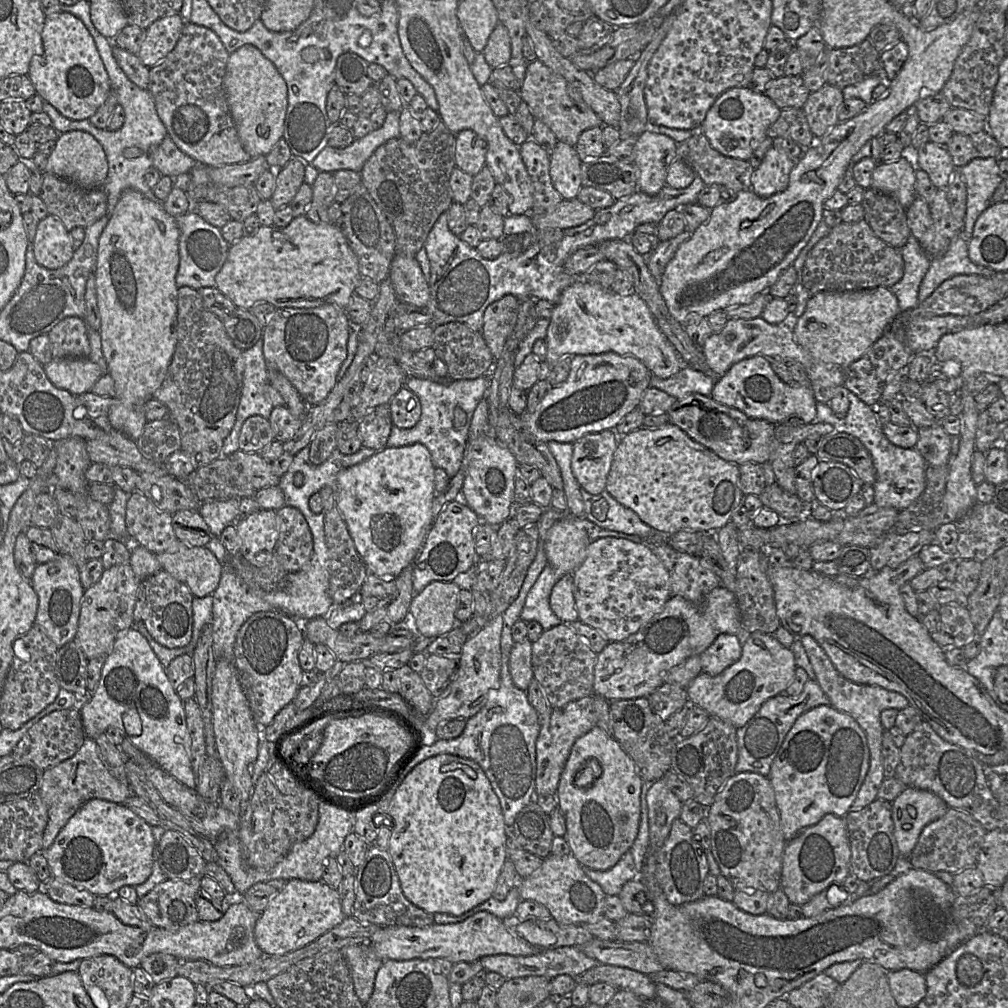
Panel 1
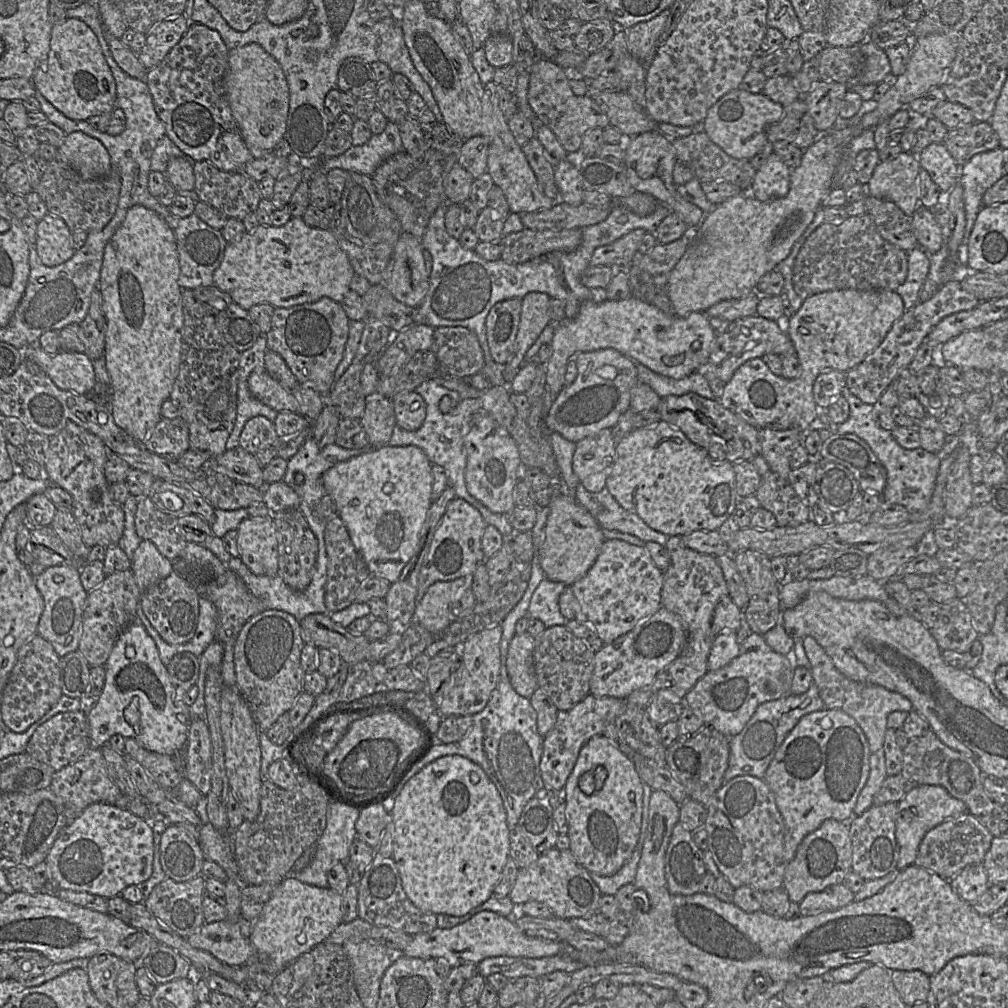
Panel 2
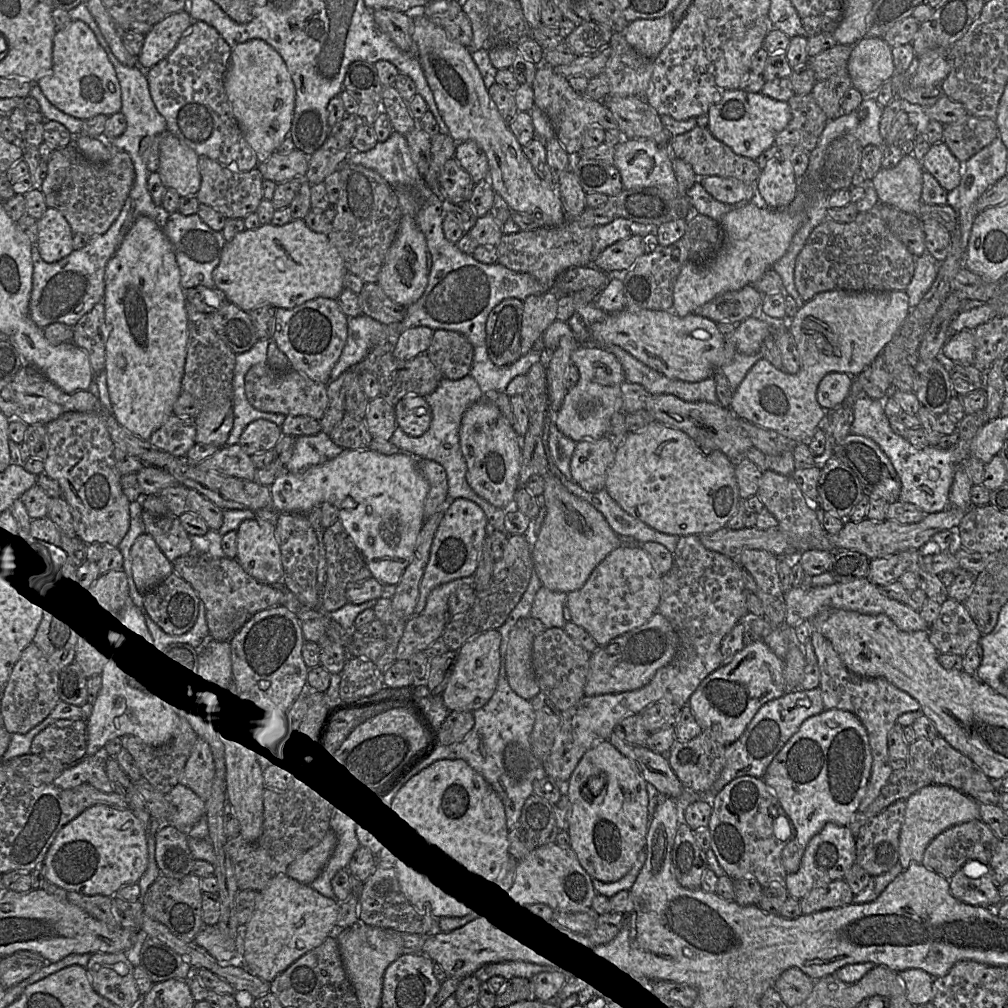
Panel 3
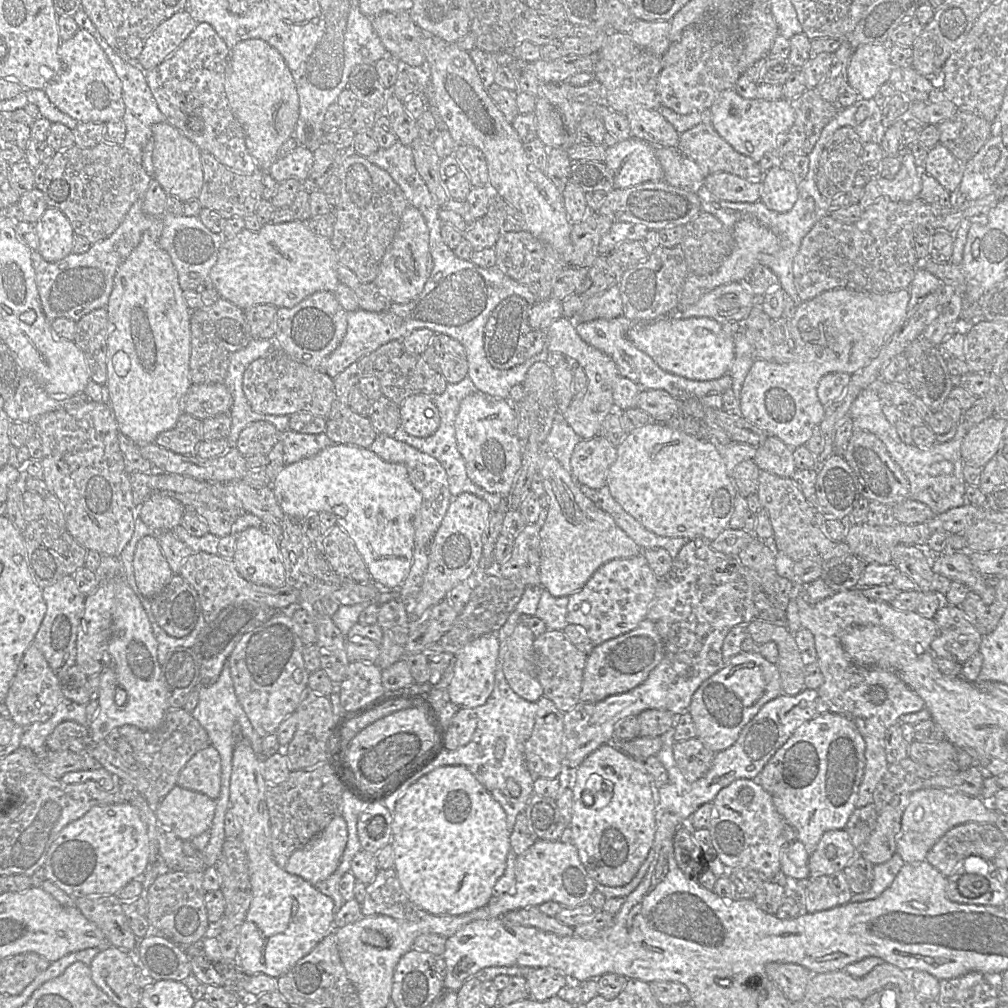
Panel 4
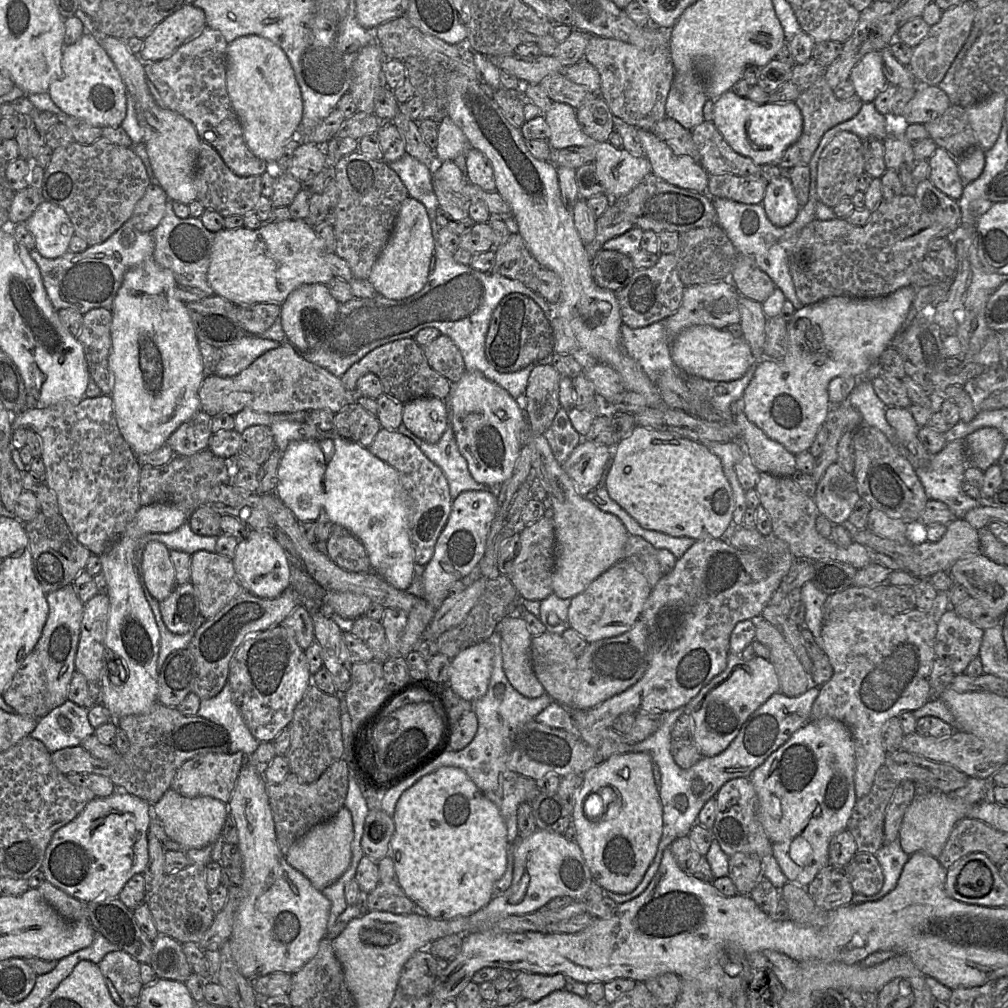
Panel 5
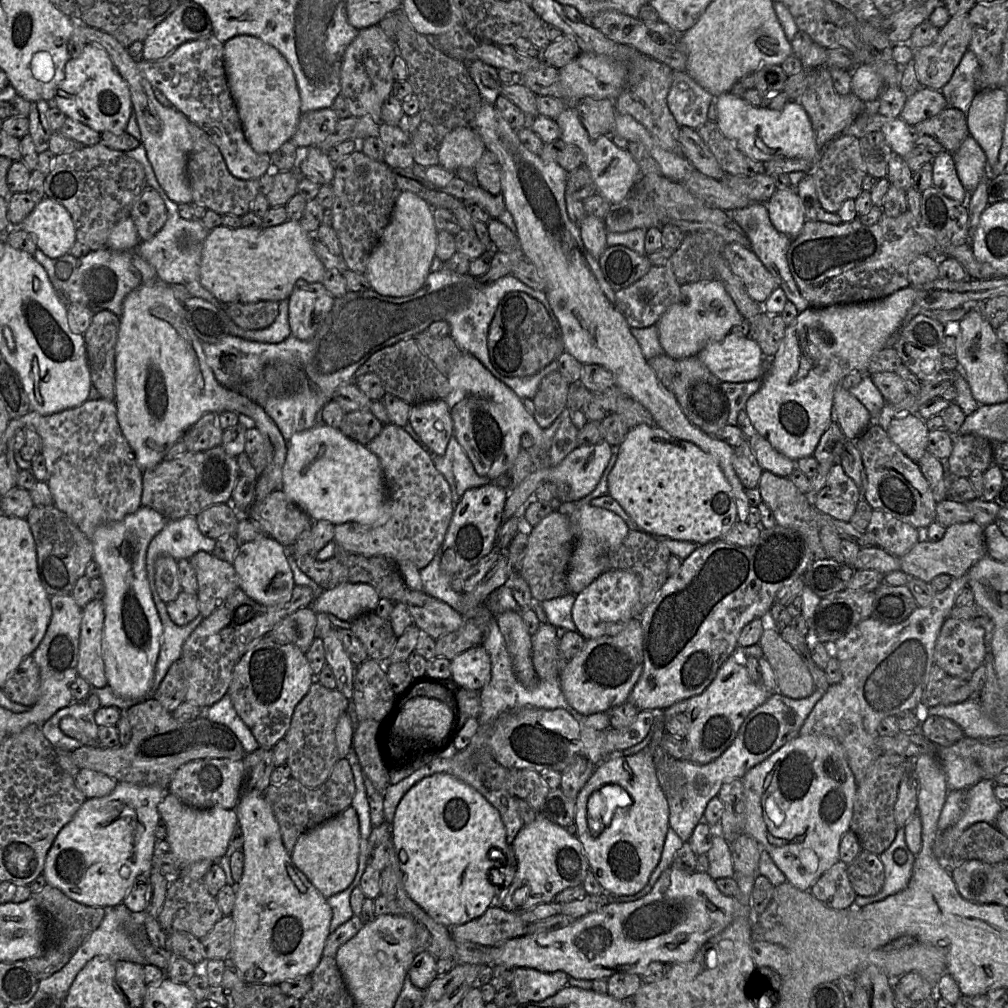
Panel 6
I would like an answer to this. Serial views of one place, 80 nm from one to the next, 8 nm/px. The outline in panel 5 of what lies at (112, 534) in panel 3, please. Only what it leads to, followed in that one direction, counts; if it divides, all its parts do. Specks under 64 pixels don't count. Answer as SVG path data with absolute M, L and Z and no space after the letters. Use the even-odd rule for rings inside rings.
M100 395L95 398L83 397L77 401L62 401L51 405L47 408L25 408L19 413L11 415L12 432L18 428L32 429L37 432L42 439L42 454L41 458L46 469L45 483L52 490L58 500L60 514L67 523L73 536L85 546L91 553L101 555L121 536L127 525L134 519L139 510L139 473L140 465L137 462L136 454L124 440L117 425L117 421L113 409L113 401L110 395Z

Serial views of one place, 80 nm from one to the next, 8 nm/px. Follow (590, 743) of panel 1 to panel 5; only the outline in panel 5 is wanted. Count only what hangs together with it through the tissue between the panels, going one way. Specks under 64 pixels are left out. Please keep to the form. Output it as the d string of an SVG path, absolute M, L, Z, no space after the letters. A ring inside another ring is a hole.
M648 752L613 755L586 771L582 776L583 782L572 812L576 843L596 883L604 890L614 893L630 893L642 881L653 862L664 829L660 785L655 781L652 757ZM606 786L617 789L617 798L620 798L622 803L619 814L614 818L608 818L603 806L601 816L592 816L591 811L596 810L597 801L589 800L589 795L597 794Z

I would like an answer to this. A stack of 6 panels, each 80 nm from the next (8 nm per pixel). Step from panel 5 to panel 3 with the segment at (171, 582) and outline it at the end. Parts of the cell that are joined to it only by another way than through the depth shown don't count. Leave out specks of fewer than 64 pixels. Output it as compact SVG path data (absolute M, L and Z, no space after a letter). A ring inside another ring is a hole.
M149 534L137 538L131 549L131 557L133 580L142 595L156 588L174 572L173 563Z

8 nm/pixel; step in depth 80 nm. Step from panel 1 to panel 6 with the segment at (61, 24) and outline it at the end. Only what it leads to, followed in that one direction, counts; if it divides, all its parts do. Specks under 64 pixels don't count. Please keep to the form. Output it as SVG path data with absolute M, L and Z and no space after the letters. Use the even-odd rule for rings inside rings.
M87 43L82 53L65 64L64 79L58 85L53 102L68 118L102 133L125 132L132 113L128 84L120 76L107 52L96 44Z

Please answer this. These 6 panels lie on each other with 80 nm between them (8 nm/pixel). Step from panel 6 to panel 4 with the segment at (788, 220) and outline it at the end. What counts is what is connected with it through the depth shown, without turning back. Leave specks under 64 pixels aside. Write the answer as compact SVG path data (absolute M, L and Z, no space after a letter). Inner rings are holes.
M781 164L762 175L761 181L761 201L769 209L786 212L795 206L800 185Z

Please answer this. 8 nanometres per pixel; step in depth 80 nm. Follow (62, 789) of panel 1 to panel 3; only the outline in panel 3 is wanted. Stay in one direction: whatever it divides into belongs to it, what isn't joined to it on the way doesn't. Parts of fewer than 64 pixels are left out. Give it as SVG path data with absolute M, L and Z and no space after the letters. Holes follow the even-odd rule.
M102 754L87 755L74 765L67 767L53 784L64 790L88 783L104 793L115 792L106 773L106 757Z

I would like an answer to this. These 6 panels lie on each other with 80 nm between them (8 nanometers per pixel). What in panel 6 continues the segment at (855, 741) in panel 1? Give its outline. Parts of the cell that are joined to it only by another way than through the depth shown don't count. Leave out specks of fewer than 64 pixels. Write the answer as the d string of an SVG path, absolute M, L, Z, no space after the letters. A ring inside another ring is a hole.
M797 735L764 761L748 770L742 777L742 782L746 805L745 834L752 837L770 854L772 860L786 876L788 882L800 890L809 891L814 882L824 872L840 861L839 843L842 836L850 830L857 785L854 774L847 762L843 747L835 739L825 735Z

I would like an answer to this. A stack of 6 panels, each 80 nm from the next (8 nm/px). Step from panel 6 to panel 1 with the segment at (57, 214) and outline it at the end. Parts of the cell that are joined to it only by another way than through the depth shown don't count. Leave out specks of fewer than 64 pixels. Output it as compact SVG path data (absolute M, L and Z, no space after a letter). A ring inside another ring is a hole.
M50 214L38 222L33 250L36 261L47 269L63 267L75 251L70 232L58 217Z

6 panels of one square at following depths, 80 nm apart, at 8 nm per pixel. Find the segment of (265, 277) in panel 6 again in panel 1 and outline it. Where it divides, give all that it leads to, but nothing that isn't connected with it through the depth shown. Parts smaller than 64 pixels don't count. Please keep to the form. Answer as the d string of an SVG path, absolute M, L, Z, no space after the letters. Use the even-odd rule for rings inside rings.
M304 216L295 217L285 228L275 226L260 226L253 234L245 234L237 242L229 246L227 258L215 277L216 288L233 302L236 308L250 310L258 303L270 303L276 309L283 308L314 308L324 304L333 304L340 309L345 309L351 296L355 293L355 288L362 278L359 272L358 259L350 248L343 233L333 224L315 224Z

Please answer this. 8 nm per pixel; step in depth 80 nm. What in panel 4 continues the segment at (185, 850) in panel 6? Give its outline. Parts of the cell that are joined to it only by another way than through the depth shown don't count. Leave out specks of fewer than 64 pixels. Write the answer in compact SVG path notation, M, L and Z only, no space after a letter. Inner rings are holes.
M176 785L168 793L165 798L159 800L159 805L156 807L156 815L158 817L158 830L159 823L162 825L169 825L174 829L181 839L192 839L198 834L201 834L207 830L214 821L217 813L217 800L215 797L211 797L203 792L191 790L182 785Z

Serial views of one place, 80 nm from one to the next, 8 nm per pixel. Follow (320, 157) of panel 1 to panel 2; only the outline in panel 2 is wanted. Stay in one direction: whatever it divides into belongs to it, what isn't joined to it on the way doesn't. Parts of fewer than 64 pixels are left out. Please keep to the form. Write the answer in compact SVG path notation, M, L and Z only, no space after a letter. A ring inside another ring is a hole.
M388 121L385 130L373 135L361 146L352 146L342 155L331 158L320 158L320 168L330 171L336 168L372 176L375 170L389 157L405 151L399 125Z

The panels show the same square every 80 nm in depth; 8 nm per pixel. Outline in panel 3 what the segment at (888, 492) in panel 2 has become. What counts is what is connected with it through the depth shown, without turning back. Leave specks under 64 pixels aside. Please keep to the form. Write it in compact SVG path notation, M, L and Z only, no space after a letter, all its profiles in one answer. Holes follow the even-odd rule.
M861 391L857 396L852 408L854 420L850 433L871 438L888 456L901 481L901 492L898 500L914 504L926 514L947 509L950 506L949 493L956 472L955 447L942 449L931 445L925 448L913 446L907 439L897 435L892 430L883 409L883 400L872 399L864 391ZM932 467L939 470L939 477L936 480L930 480L928 477L928 471Z

